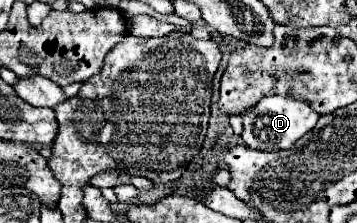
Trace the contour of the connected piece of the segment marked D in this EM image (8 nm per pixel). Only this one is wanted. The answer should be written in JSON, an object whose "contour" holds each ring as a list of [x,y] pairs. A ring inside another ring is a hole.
{"contour":[[[275,95],[275,97],[263,99],[261,103],[257,103],[257,107],[247,111],[247,115],[243,115],[243,135],[241,137],[245,145],[249,145],[251,149],[281,151],[281,149],[289,149],[299,137],[311,131],[317,119],[319,119],[319,113],[315,113],[307,103],[291,99],[291,97]]]}

